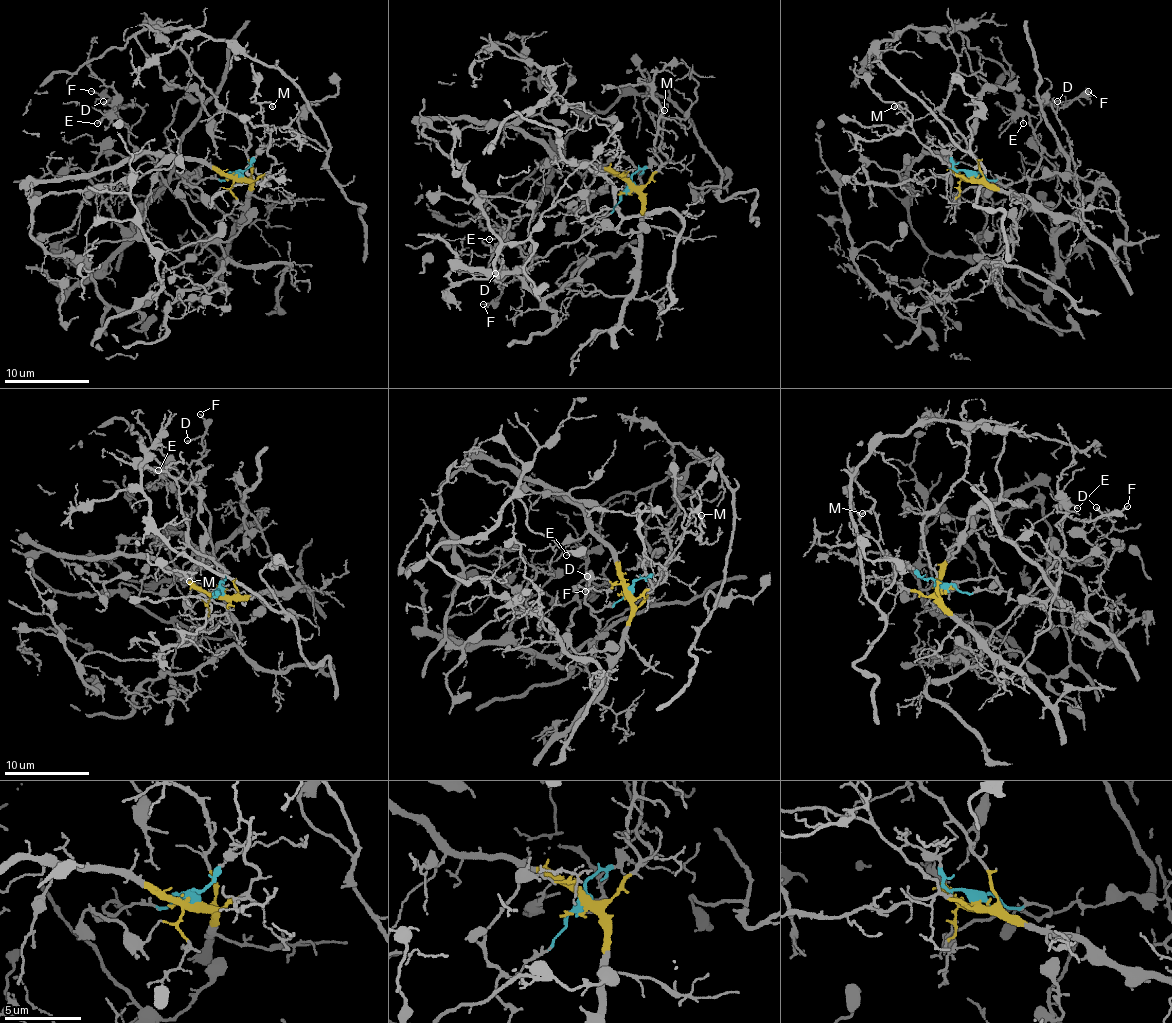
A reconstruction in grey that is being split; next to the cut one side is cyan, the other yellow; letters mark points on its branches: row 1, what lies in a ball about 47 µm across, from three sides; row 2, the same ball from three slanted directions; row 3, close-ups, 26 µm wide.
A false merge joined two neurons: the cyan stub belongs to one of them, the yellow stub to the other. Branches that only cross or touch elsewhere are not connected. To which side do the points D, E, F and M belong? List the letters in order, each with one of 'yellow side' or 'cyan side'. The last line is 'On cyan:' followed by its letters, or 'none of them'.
D: yellow side
E: yellow side
F: yellow side
M: yellow side
On cyan: none of them

